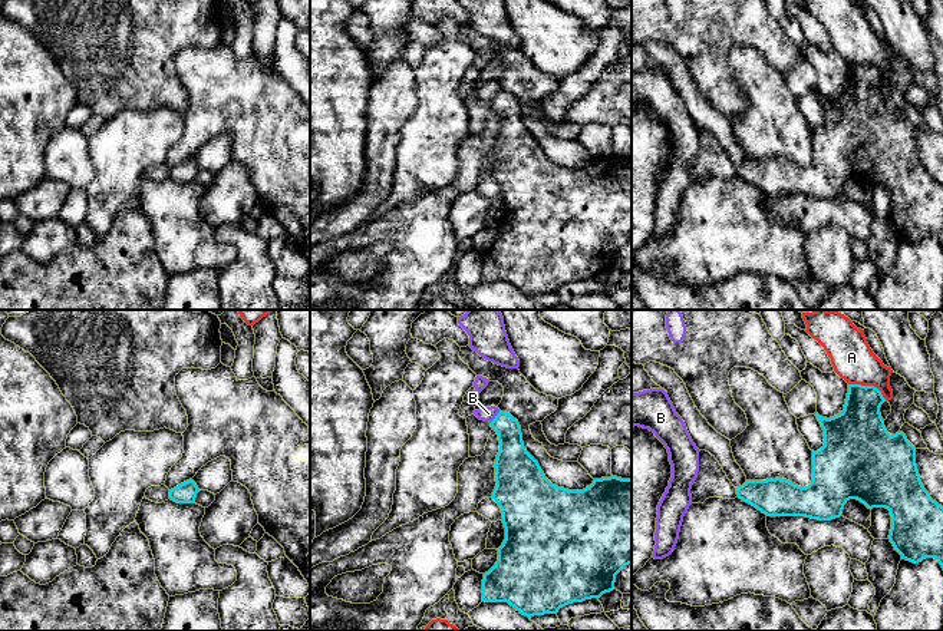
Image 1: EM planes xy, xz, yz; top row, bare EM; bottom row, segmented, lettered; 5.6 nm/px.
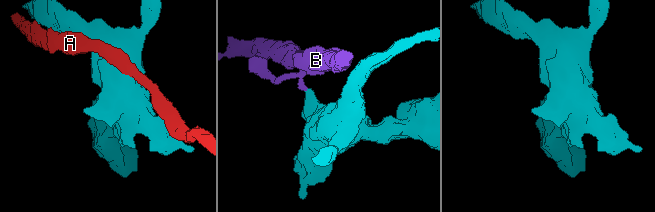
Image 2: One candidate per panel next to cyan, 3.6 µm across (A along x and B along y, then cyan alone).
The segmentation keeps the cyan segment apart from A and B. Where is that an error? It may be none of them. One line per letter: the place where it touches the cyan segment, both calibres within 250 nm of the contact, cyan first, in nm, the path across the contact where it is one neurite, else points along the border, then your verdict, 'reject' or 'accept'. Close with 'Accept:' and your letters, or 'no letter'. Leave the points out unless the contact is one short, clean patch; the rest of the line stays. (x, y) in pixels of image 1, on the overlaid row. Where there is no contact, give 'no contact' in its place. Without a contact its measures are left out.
A: yz (869, 386) | 280/240 nm | reject
B: xz (495, 416) | 170/80 nm | along xz (500, 410), (490, 422) | reject
Accept: no letter

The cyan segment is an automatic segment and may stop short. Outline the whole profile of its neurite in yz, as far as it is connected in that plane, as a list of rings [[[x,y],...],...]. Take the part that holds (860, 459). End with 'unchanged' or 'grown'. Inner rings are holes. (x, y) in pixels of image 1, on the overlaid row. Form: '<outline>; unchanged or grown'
[[[848,384],[844,410],[834,417],[822,417],[815,413],[822,430],[824,446],[812,450],[812,480],[801,488],[784,478],[766,480],[746,480],[736,488],[736,495],[743,502],[755,506],[766,516],[805,516],[818,521],[840,518],[844,505],[857,499],[868,509],[886,508],[891,515],[888,539],[903,559],[919,564],[926,558],[934,558],[943,568],[943,506],[933,500],[924,489],[916,465],[916,447],[903,432],[890,435],[880,413],[886,402],[881,392],[874,386]]]; unchanged

